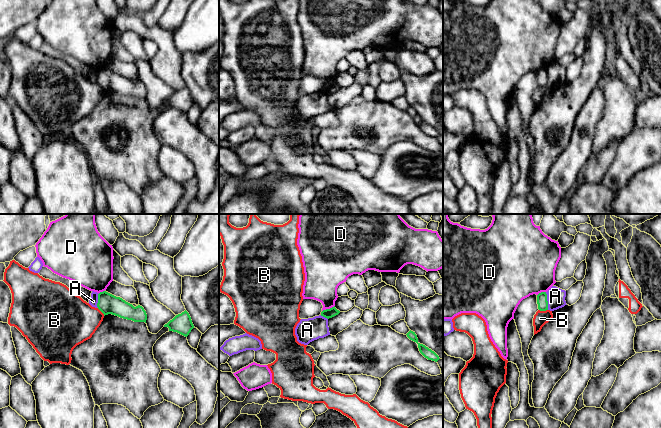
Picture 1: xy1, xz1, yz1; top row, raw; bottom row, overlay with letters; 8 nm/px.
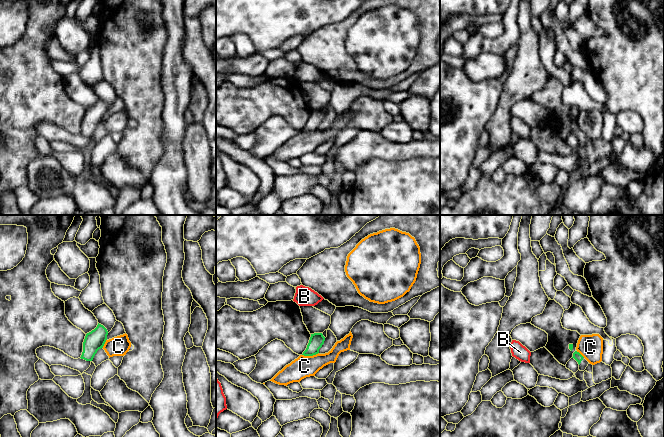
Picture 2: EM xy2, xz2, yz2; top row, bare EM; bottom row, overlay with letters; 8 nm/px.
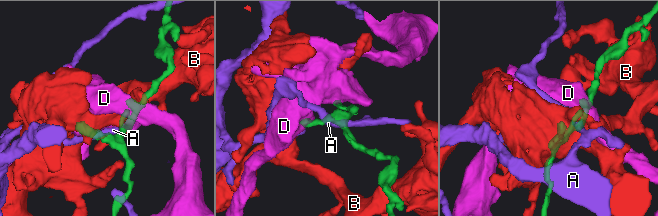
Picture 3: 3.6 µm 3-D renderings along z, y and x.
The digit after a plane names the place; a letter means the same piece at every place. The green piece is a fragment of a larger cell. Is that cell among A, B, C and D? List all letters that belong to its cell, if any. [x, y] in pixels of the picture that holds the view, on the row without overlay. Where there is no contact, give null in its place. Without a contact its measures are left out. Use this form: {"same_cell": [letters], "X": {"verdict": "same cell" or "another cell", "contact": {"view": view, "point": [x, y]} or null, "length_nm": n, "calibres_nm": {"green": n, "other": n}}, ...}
{"same_cell": [], "A": {"verdict": "another cell", "contact": {"view": "yz1", "point": [547, 77]}, "length_nm": 150, "calibres_nm": {"green": 90, "other": 140}}, "B": {"verdict": "another cell", "contact": {"view": "yz1", "point": [543, 86]}, "length_nm": 70, "calibres_nm": {"green": 90, "other": 110}}, "C": {"verdict": "another cell", "contact": {"view": "xz2", "point": [310, 131]}, "length_nm": 140, "calibres_nm": {"green": 120, "other": 180}}, "D": {"verdict": "another cell", "contact": {"view": "xz1", "point": [328, 85]}, "length_nm": 120, "calibres_nm": {"green": 80, "other": 280}}}

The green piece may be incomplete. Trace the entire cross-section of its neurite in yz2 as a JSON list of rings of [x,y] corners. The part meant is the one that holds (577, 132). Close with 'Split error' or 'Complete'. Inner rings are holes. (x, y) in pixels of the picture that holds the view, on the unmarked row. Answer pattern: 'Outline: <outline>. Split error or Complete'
Outline: [[[577,127],[573,129],[572,134],[578,138],[580,147],[584,147],[589,140],[589,138]]]. Split error

